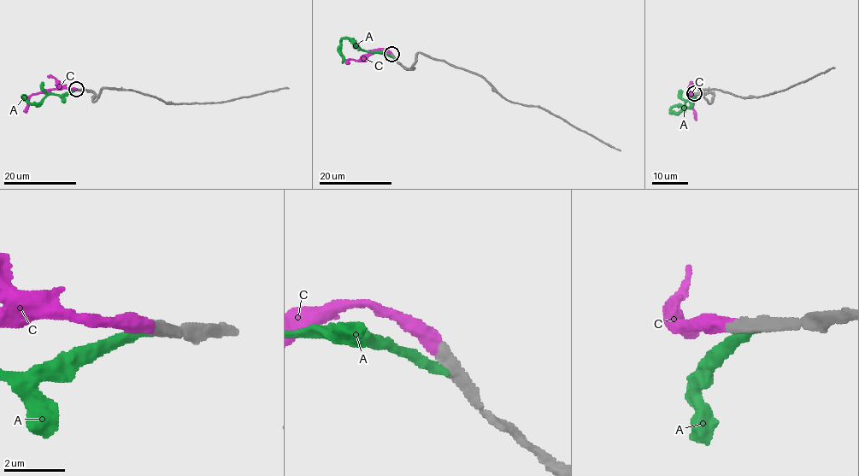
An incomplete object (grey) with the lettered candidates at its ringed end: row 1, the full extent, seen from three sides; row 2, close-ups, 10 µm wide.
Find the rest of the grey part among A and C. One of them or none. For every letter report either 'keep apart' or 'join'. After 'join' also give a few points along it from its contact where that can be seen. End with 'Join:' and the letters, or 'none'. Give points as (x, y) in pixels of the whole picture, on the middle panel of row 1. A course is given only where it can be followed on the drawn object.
A: keep apart
C: join; course (391, 54), (376, 49), (364, 59), (350, 59), (347, 63)
Join: C

